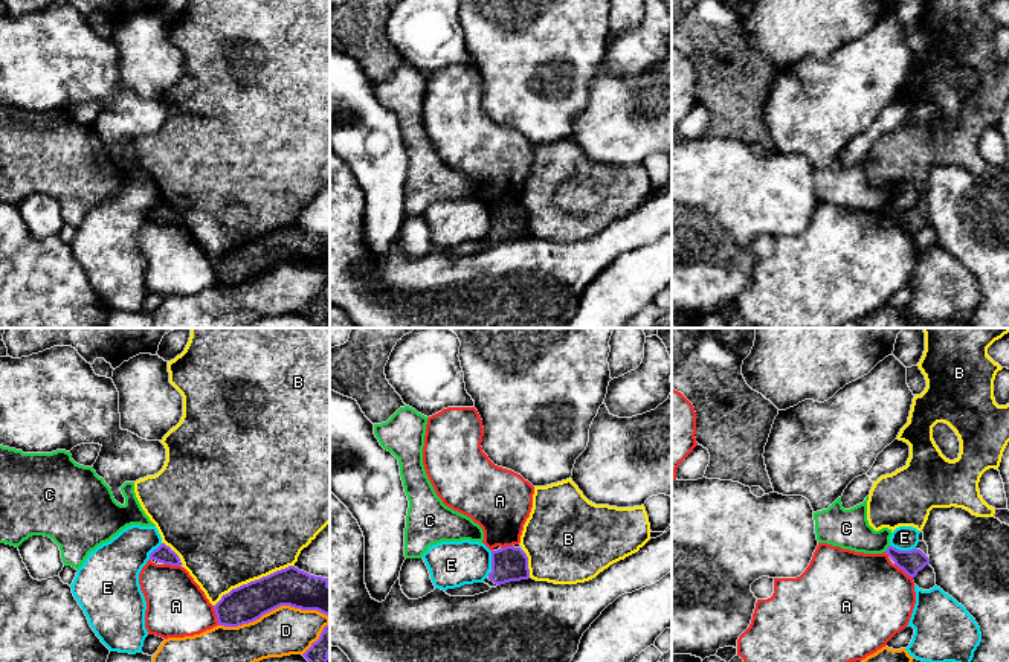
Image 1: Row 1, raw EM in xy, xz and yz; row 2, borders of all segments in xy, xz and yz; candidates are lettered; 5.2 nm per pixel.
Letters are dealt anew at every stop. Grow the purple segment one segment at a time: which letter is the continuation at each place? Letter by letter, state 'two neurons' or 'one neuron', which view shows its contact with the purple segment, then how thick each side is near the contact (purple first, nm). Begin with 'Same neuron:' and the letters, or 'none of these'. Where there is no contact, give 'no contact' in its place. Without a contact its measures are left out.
Same neuron: none of these
A: two neurons | xy | 200/320 nm
B: two neurons | xy | 200/500 nm
C: two neurons | yz | 120/200 nm
D: two neurons | xy | 200/260 nm
E: two neurons | yz | 120/130 nm

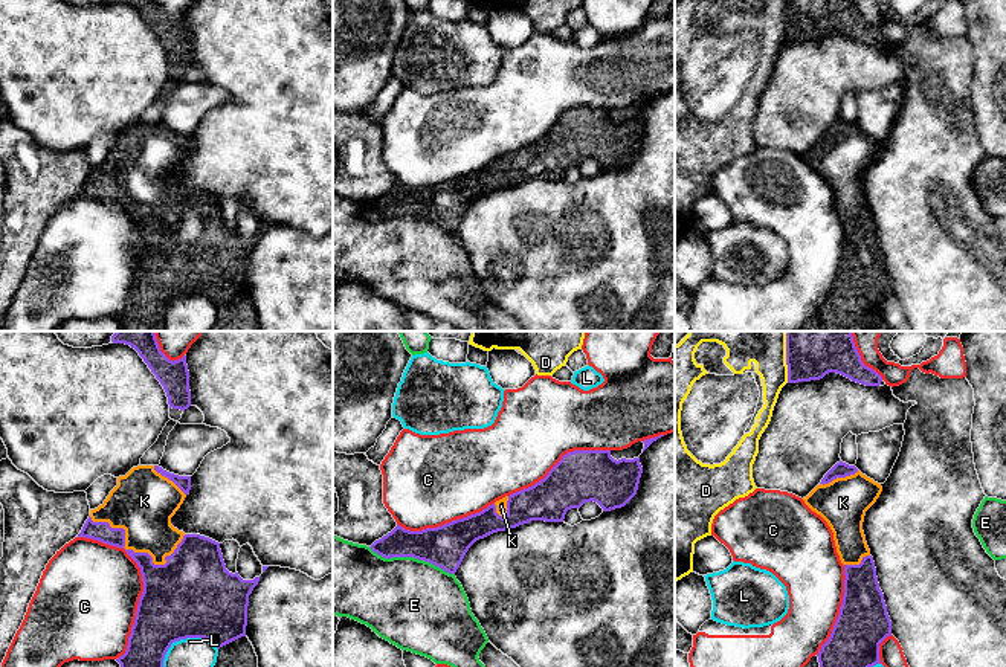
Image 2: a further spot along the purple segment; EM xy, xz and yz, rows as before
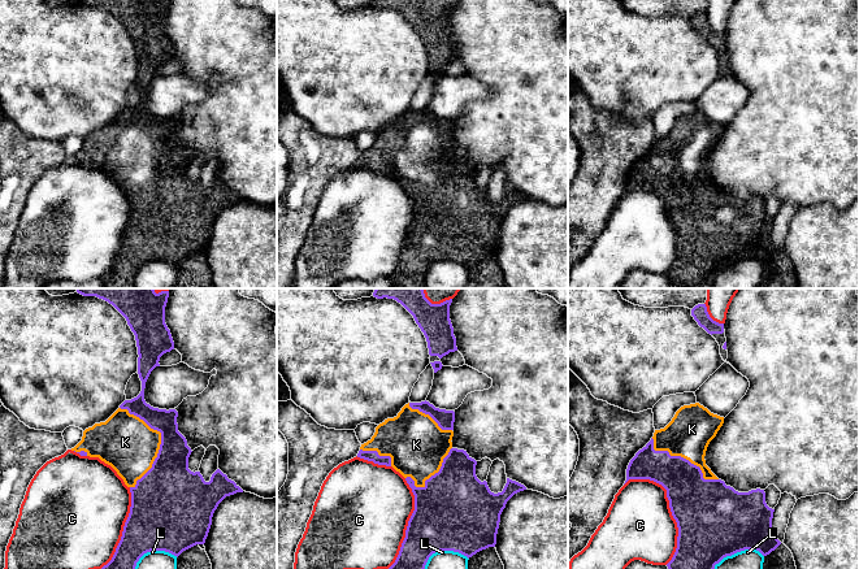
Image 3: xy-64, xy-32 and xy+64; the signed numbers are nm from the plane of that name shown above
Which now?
Same neuron: K
C: two neurons | xy | 420/460 nm
D: two neurons | yz | 200/170 nm
E: two neurons | xz | 220/460 nm
K: one neuron | xy | 240/320 nm
L: two neurons | xy | 440/260 nm

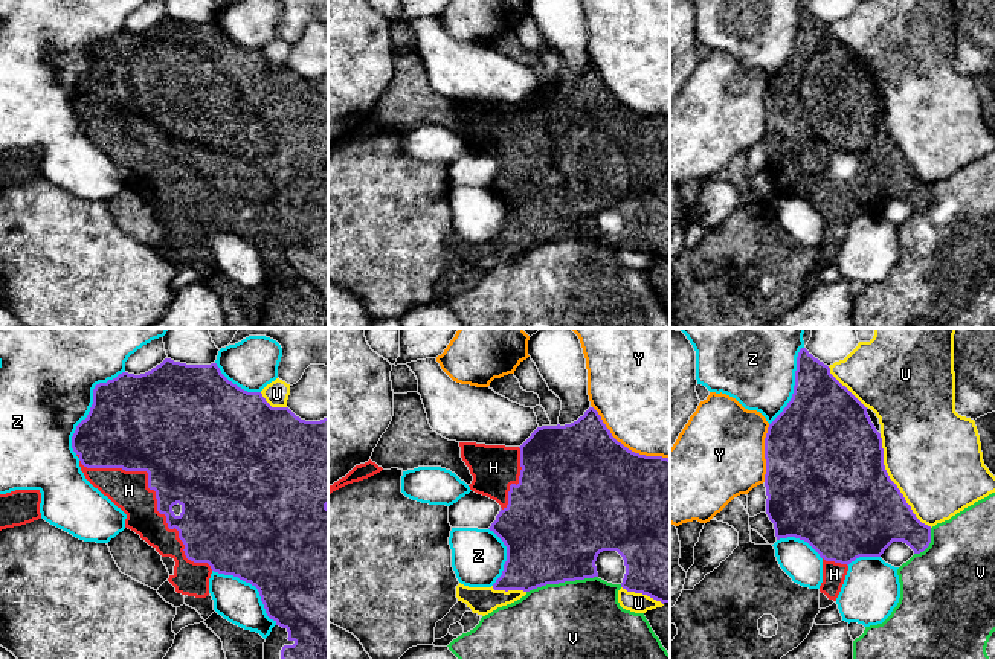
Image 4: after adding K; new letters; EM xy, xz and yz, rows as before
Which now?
Same neuron: H
H: one neuron | xy | 460/200 nm
U: two neurons | yz | 500/500 nm
V: two neurons | xz | 500/500 nm
Y: two neurons | xz | 500/500 nm
Z: two neurons | xy | 500/480 nm

